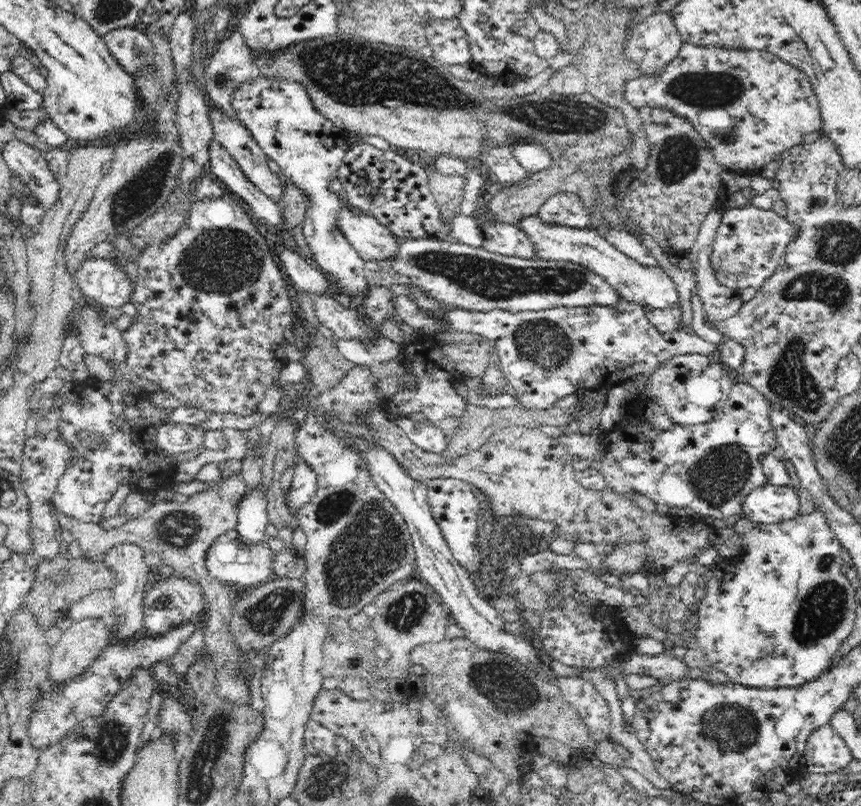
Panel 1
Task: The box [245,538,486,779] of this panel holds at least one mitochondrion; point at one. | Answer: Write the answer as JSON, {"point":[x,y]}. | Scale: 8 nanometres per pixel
{"point":[407,611]}

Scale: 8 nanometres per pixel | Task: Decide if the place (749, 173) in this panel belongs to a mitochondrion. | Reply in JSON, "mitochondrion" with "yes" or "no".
{"mitochondrion":"no"}

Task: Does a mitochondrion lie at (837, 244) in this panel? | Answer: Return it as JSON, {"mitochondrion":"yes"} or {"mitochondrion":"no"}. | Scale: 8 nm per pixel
{"mitochondrion":"yes"}

